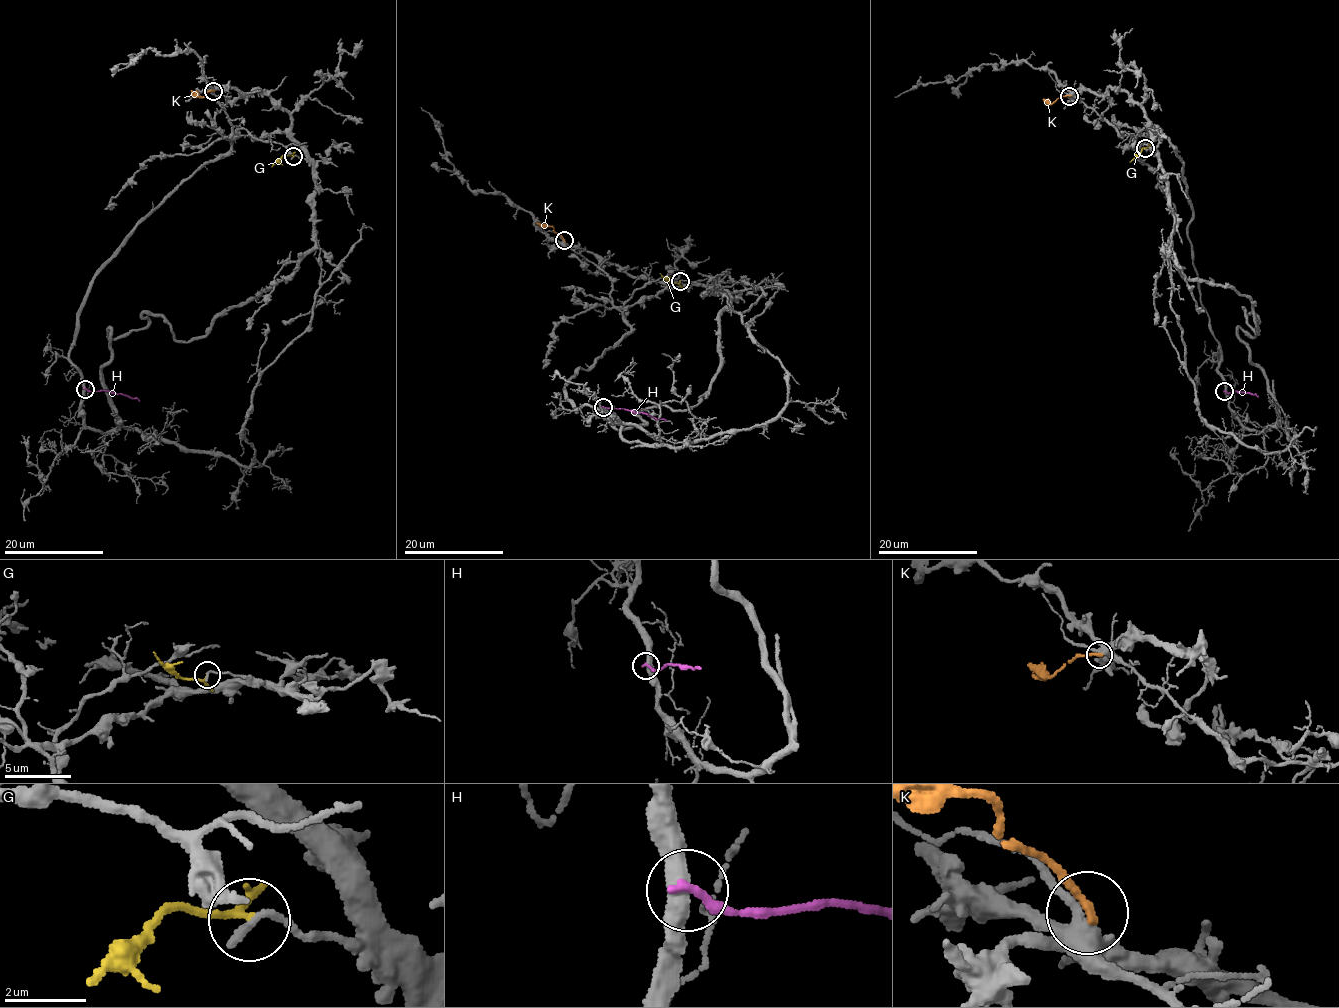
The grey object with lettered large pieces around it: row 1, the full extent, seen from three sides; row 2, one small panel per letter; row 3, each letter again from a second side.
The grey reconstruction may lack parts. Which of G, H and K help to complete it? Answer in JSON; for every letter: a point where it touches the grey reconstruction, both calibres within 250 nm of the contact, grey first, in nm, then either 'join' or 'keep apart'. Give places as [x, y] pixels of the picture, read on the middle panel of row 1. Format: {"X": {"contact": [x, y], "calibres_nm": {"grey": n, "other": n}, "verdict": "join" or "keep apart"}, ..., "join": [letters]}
{"G": {"contact": [680, 281], "calibres_nm": {"grey": 240, "other": 140}, "verdict": "keep apart"}, "H": {"contact": [603, 407], "calibres_nm": {"grey": 440, "other": 240}, "verdict": "keep apart"}, "K": {"contact": [564, 240], "calibres_nm": {"grey": 380, "other": 240}, "verdict": "keep apart"}, "join": []}

